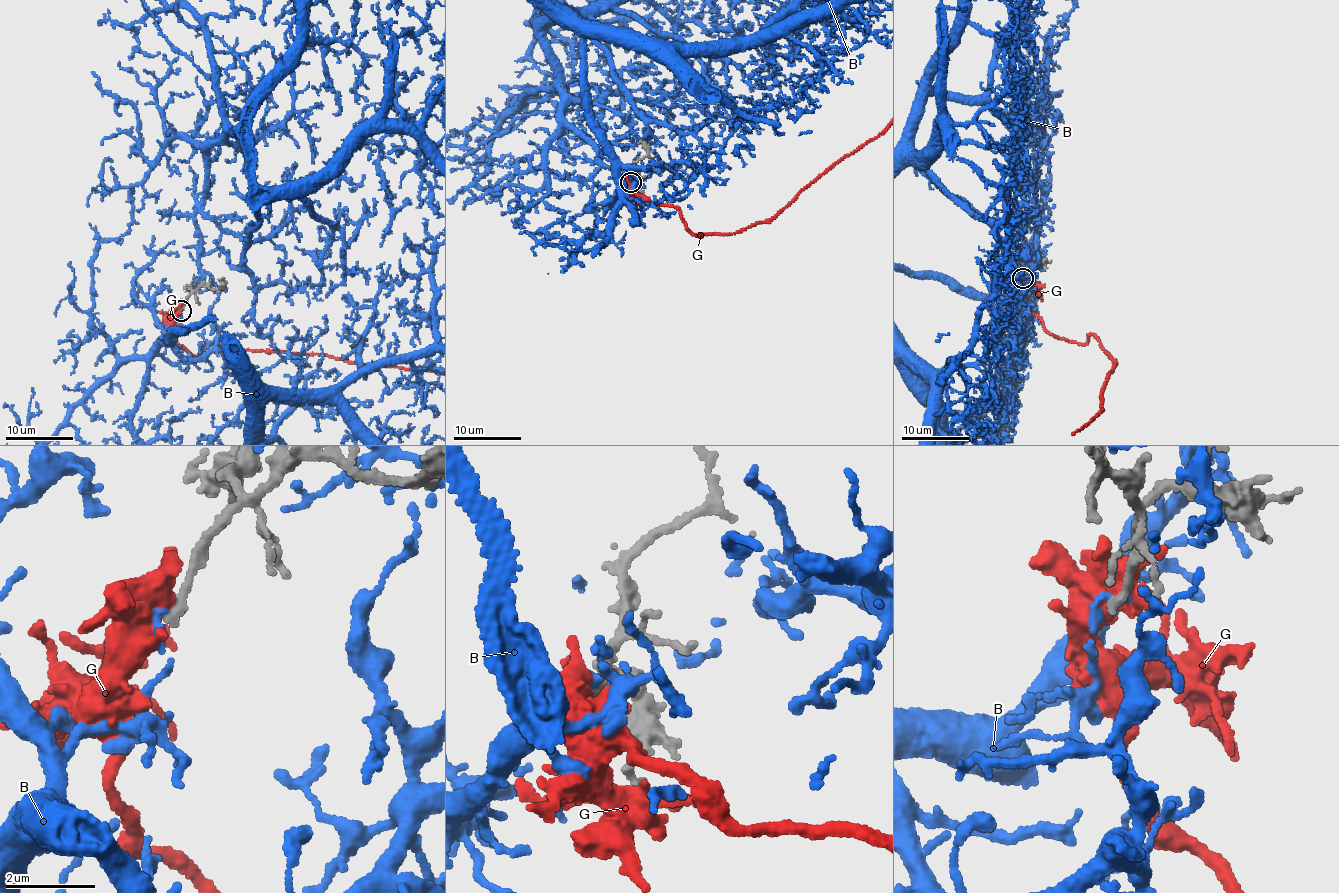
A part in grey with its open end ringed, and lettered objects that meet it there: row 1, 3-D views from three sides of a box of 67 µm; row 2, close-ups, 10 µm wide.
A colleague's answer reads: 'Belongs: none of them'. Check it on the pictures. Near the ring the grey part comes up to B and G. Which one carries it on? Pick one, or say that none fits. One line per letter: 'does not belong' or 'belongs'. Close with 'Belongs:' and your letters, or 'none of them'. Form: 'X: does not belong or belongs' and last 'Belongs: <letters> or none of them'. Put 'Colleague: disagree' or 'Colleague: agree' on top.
Colleague: agree
B: does not belong
G: does not belong
Belongs: none of them

